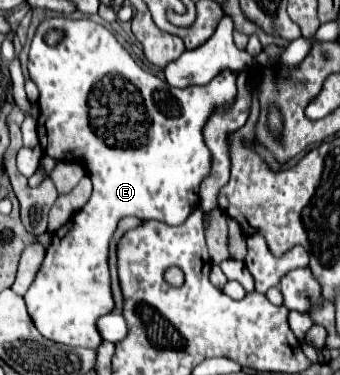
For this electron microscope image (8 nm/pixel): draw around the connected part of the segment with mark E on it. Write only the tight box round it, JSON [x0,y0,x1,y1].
[25,17,237,349]

